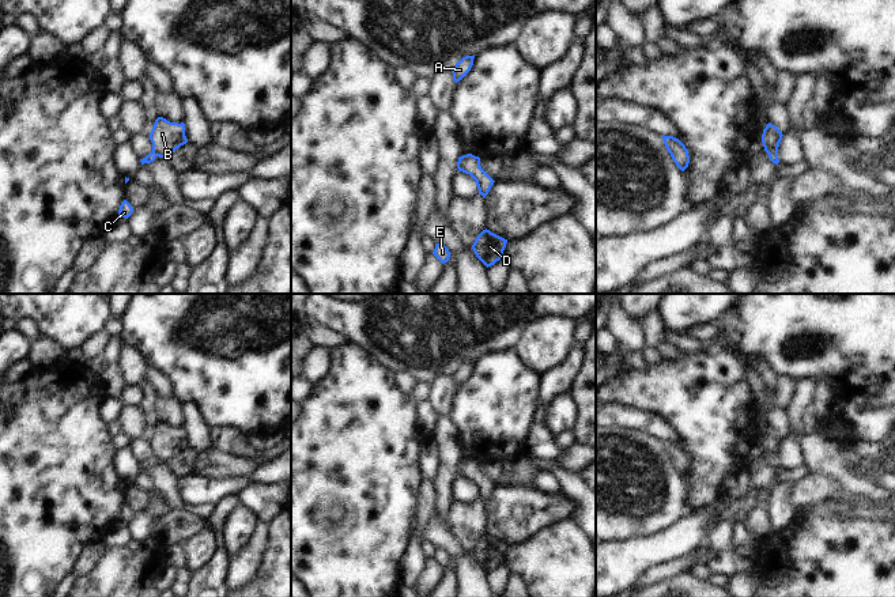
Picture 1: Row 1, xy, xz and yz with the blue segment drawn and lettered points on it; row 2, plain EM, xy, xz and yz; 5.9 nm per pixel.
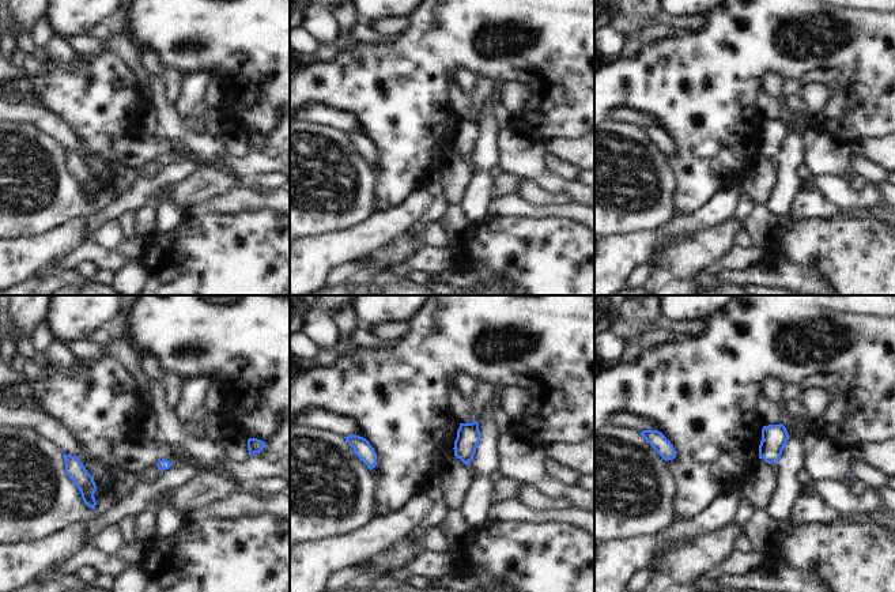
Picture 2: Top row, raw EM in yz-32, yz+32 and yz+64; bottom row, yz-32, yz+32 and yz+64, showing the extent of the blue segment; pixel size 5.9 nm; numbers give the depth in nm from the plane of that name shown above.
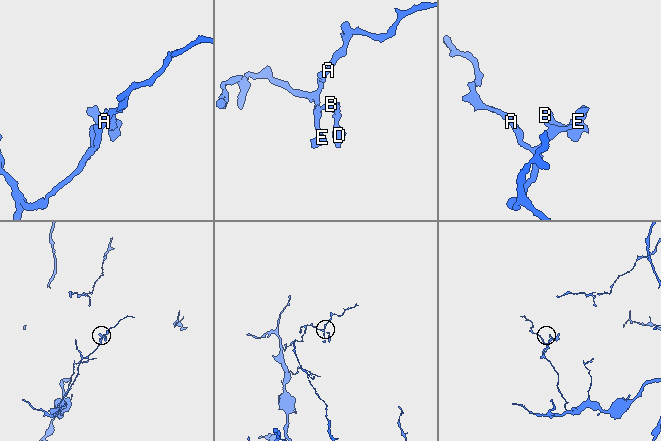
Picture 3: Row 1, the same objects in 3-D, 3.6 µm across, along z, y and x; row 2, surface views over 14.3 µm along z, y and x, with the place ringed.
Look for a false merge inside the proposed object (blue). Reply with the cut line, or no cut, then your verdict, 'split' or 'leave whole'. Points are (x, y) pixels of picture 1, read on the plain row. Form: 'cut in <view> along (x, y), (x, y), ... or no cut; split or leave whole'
cut in yz along (777, 454), (767, 457); split

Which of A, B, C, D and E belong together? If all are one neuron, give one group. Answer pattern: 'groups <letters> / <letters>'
groups A C E / B D

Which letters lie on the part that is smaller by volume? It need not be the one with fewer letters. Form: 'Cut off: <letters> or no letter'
Cut off: B, D

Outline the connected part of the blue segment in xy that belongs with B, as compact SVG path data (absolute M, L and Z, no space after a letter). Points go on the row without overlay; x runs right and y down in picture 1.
M158 422L150 438L152 456L159 462L167 462L177 453L188 447L185 441L185 428L170 427Z

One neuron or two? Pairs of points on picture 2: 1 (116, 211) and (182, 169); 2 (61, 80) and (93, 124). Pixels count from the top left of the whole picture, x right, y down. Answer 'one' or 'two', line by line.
1: one
2: one

